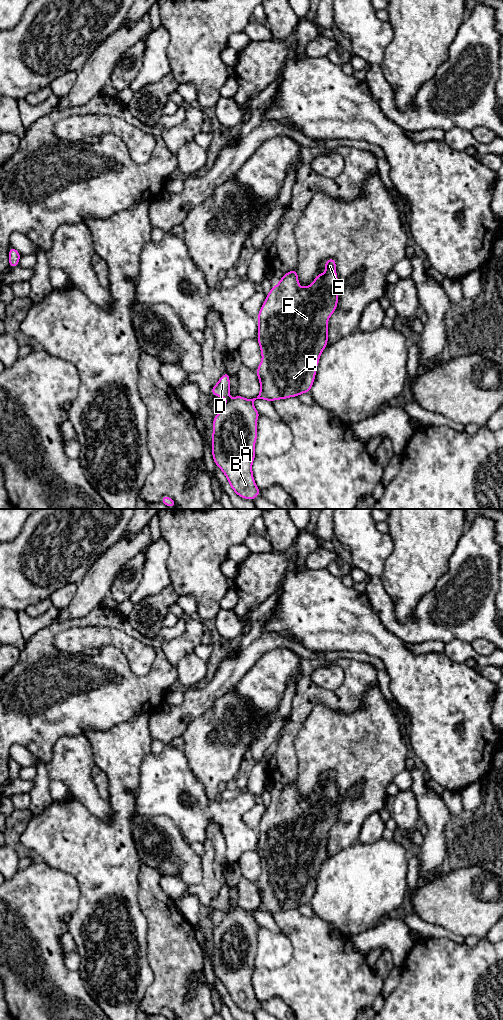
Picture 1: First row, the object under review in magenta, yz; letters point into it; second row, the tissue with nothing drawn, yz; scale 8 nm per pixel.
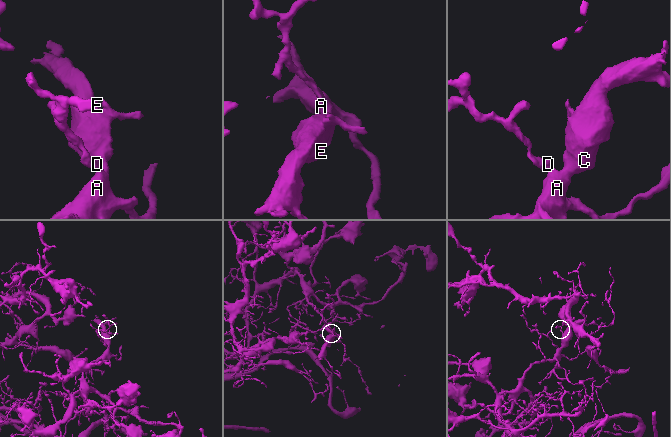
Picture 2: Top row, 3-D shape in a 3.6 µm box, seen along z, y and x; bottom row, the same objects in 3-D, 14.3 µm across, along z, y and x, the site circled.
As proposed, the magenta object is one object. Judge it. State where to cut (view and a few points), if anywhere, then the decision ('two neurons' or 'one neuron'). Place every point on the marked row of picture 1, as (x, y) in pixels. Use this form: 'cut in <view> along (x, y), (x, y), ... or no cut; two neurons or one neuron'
no cut; one neuron

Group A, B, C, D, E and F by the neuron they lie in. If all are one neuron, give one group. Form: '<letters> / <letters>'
A B C D E F

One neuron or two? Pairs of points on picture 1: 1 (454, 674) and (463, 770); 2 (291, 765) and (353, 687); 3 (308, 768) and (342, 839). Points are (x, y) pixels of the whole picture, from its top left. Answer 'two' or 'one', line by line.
1: one
2: one
3: one

